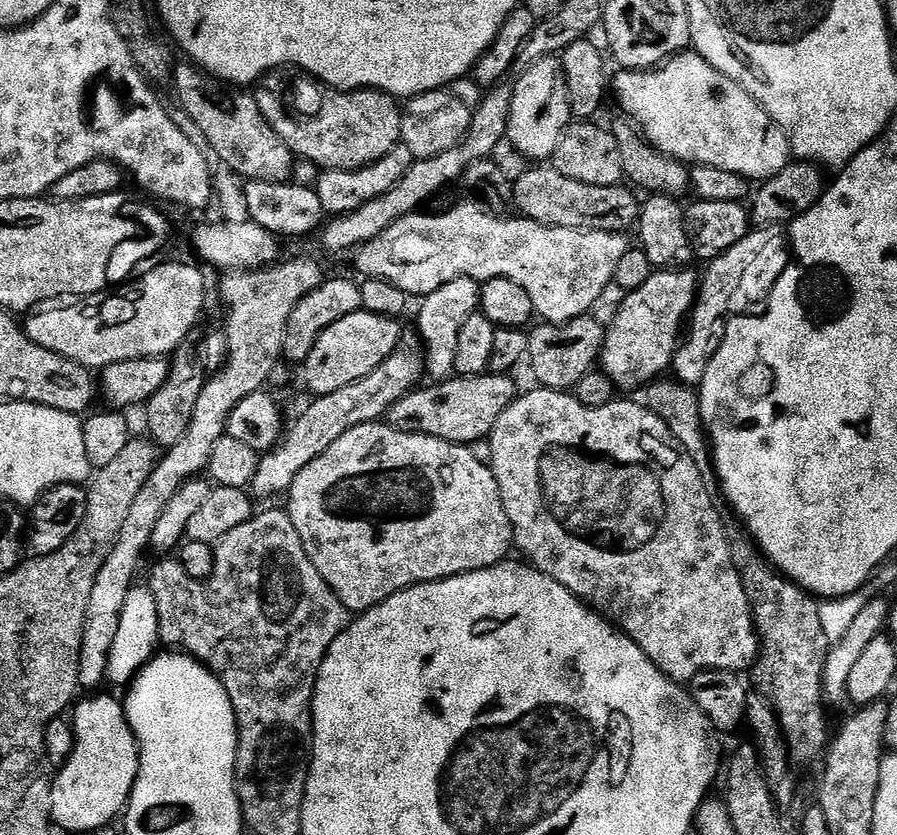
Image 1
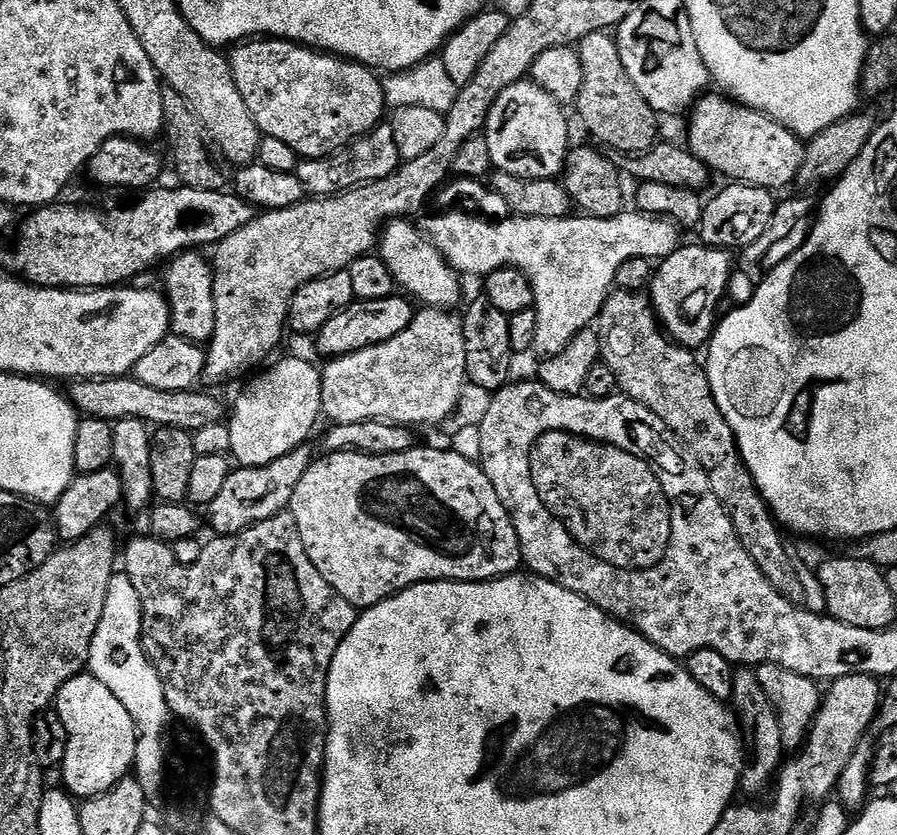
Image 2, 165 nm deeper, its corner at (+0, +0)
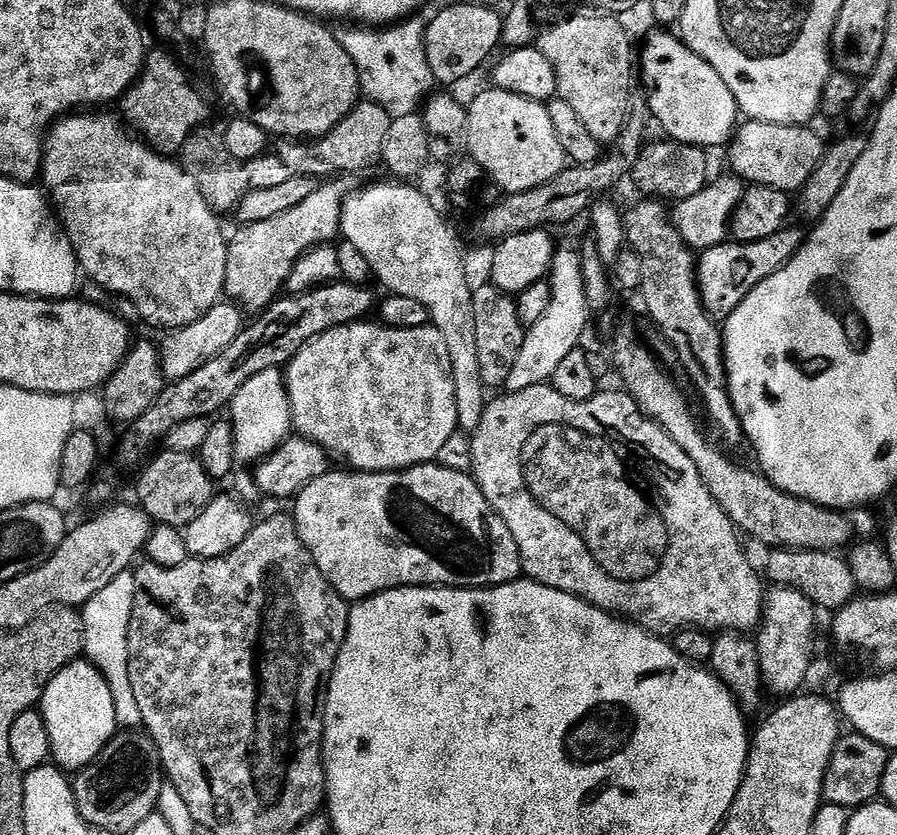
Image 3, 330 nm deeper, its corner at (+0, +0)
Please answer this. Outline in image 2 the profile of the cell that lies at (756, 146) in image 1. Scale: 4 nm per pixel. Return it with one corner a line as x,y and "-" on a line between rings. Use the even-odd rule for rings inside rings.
705,94
691,109
687,147
713,173
721,172
732,182
777,190
791,185
802,166
805,145
801,137
786,130
777,120
745,108
727,95

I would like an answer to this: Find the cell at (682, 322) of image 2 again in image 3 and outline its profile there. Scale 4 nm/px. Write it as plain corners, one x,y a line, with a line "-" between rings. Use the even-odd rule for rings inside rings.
785,226
770,238
762,238
762,242
725,242
699,253
696,261
696,285
700,287
704,309
713,320
727,320
746,298
746,294
750,294
750,290
758,286
758,282
766,282
770,274
774,274
787,260
794,258
796,251
804,244
806,232
805,229
792,227

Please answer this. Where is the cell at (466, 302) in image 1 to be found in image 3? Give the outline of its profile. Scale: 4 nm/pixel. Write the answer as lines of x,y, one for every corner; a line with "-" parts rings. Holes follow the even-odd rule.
357,322
338,326
334,330
326,330
318,338
306,342
302,350
286,365
286,383
288,389
289,409
292,412
292,428
308,440
327,450
333,461
345,460
347,467
353,472
401,472
403,468
412,468
416,464
427,464
435,461
436,456
448,444
448,439
458,432
458,406
454,402
454,374
450,370
450,354
446,350
446,342
442,334
431,326
423,328
390,328
379,322

